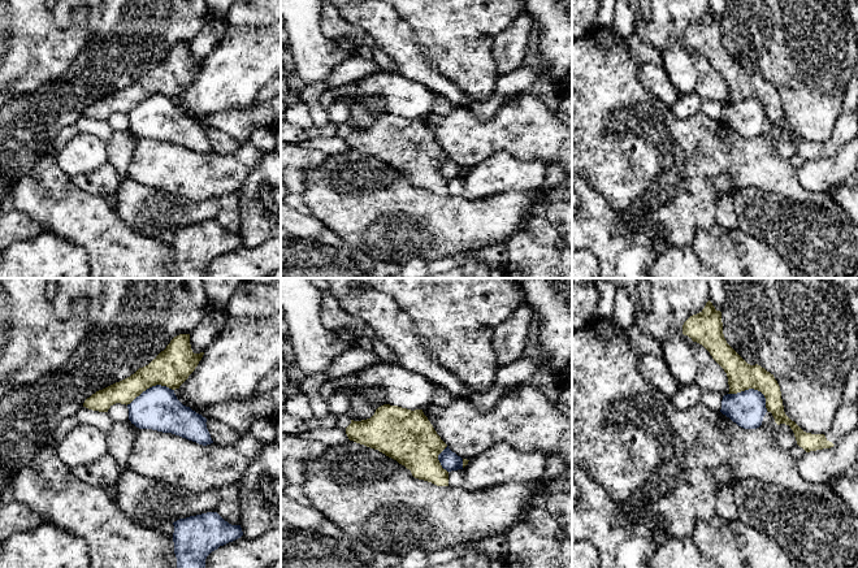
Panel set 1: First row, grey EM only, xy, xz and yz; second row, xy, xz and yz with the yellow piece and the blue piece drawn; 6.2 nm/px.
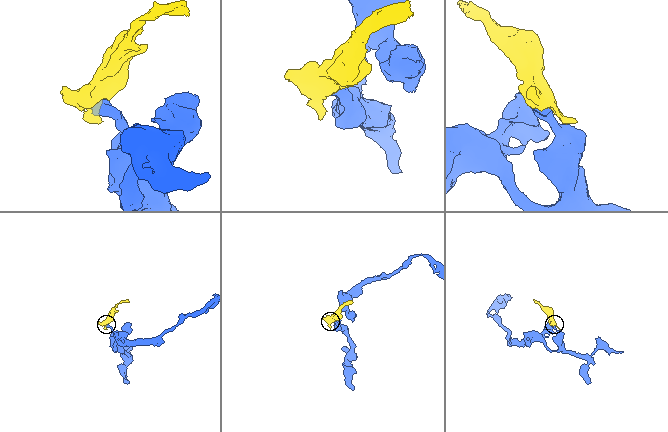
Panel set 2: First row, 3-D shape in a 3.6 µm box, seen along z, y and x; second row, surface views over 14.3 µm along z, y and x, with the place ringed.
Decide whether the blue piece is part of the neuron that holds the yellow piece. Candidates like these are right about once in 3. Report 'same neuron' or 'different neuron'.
different neuron

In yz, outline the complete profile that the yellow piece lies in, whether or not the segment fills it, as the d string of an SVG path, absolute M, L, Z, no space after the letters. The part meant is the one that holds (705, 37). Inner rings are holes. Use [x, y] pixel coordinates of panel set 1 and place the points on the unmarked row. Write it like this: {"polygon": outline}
{"polygon": "M708 9L705 17L690 25L682 34L682 43L702 53L712 68L724 78L728 86L729 101L737 103L749 97L760 100L766 107L766 117L772 122L777 134L789 134L797 153L806 161L831 157L848 142L858 136L858 110L841 112L832 138L826 143L803 140L784 121L781 100L774 83L760 74L748 73L725 49L723 43L722 21Z"}

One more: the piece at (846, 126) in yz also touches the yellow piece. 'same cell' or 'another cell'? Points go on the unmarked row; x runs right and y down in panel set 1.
same cell

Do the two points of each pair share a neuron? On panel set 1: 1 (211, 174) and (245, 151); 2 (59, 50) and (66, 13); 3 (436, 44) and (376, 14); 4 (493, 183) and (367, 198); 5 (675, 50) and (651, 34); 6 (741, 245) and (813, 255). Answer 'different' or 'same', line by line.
1: same
2: different
3: different
4: different
5: different
6: different

